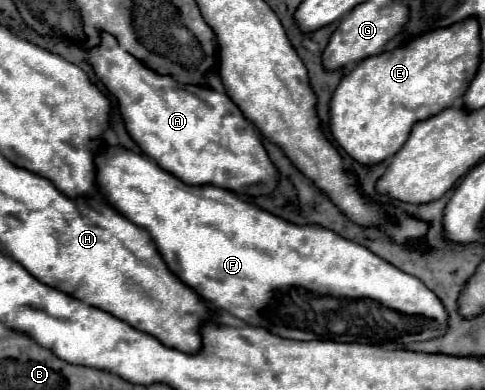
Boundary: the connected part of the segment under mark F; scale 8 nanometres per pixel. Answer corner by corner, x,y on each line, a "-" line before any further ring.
105,146
105,150
97,156
97,184
99,184
99,192
121,214
125,214
125,218
129,218
133,224
145,228
151,234
153,242
157,244
159,254
165,258
165,264
169,266
169,270
173,270
173,274
177,274
177,278
181,278
181,282
185,282
189,288
193,288
211,306
241,318
249,326
259,326
259,328
265,328
277,336
295,338
295,340
333,340
333,342
361,342
361,344
411,344
411,342
425,342
425,340
441,338
447,334
449,314
433,290
429,290
419,278
395,268
393,264
379,258
377,254
373,254
365,246
355,244
355,242
335,234
333,230
327,230
327,228
317,226
317,224
305,224
305,226
291,224
291,222
287,222
287,220
283,220
283,218
279,218
267,210
261,210
253,204
243,202
233,192
223,190
223,188
189,186
189,184
181,182
179,178
175,178
173,174
161,170
151,158
147,158
143,154
129,152
129,150
119,148
119,146

